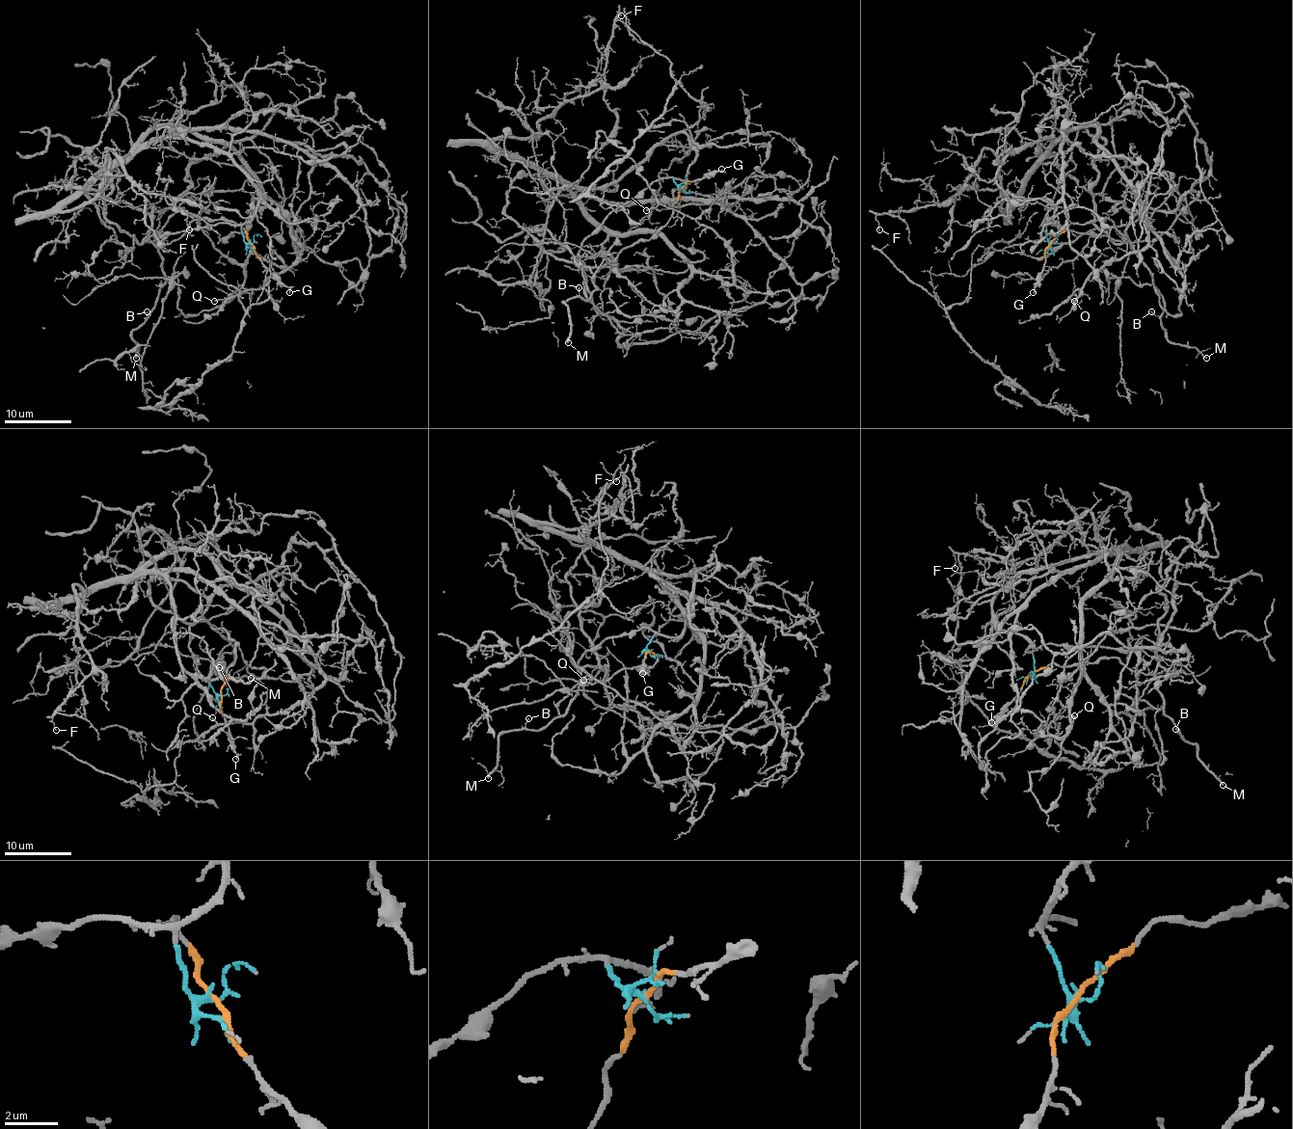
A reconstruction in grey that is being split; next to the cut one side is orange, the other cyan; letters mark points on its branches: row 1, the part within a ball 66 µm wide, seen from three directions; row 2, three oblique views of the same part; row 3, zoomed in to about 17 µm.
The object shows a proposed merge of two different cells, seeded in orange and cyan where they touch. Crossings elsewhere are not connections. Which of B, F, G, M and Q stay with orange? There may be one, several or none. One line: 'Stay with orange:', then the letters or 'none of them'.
Stay with orange: B, G, M

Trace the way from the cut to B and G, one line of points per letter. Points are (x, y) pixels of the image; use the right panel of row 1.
B: (1051, 242), (1071, 224), (1110, 220), (1127, 238), (1162, 298), (1164, 311), (1159, 316), (1150, 311)
G: (1051, 242), (1044, 257), (1041, 279), (1033, 292)

